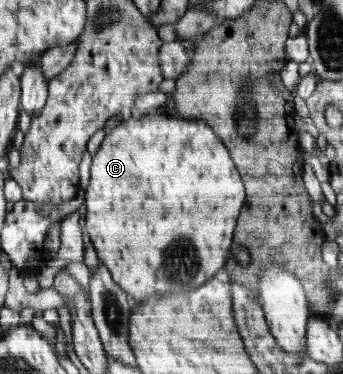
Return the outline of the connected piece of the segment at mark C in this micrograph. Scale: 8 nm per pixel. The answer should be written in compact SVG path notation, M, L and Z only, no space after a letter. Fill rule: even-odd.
M166 112L149 113L139 118L129 115L119 126L105 135L99 149L95 155L92 155L89 185L83 191L86 210L85 229L96 249L99 262L110 271L113 281L125 291L133 303L146 302L151 295L165 295L167 291L173 291L173 287L179 287L179 291L197 289L213 278L215 273L225 265L225 261L230 259L231 247L234 245L233 231L236 230L241 207L245 205L244 181L241 181L242 177L239 177L235 167L237 165L233 165L225 145L221 143L221 137L213 133L213 129L205 121L174 117Z

